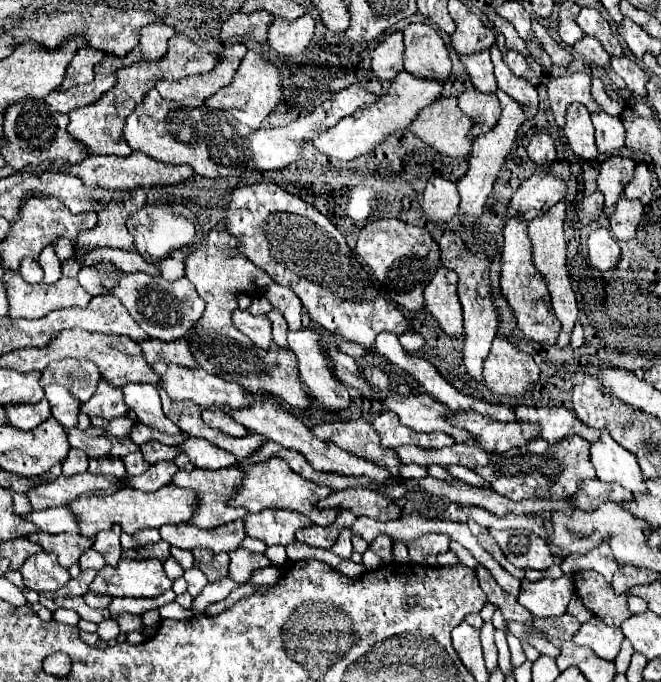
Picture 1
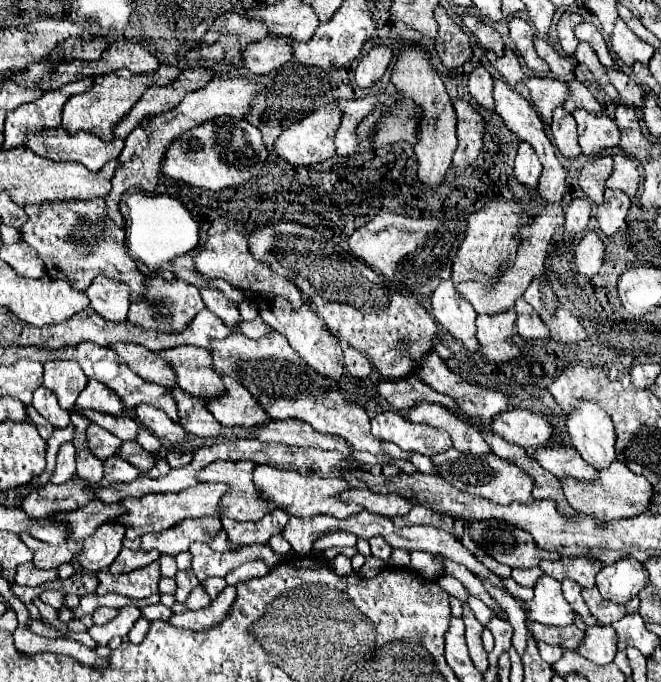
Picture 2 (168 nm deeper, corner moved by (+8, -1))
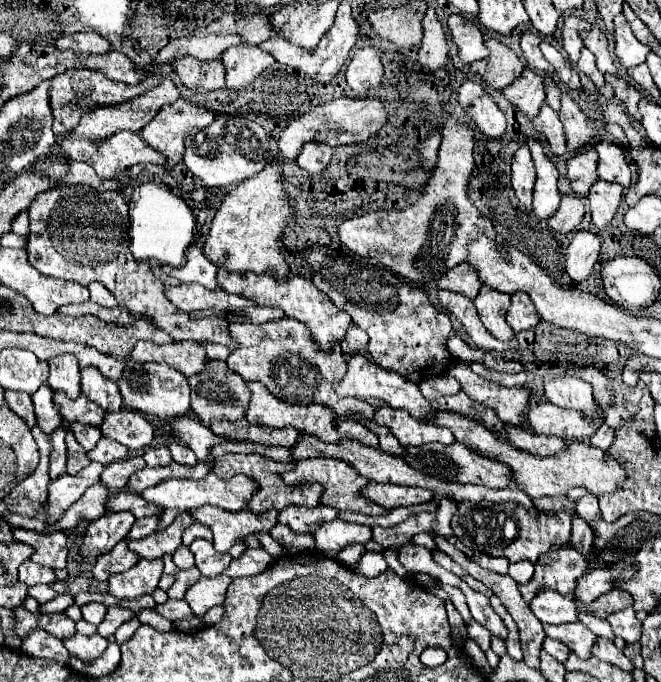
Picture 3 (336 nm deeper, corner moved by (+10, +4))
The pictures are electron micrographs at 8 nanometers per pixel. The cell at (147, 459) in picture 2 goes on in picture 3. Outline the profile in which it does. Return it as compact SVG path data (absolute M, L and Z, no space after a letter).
M102 438L94 450L88 452L90 454L90 460L96 460L100 464L112 464L112 462L118 462L118 460L126 460L130 456L128 448L118 444L116 440L110 440L110 438Z

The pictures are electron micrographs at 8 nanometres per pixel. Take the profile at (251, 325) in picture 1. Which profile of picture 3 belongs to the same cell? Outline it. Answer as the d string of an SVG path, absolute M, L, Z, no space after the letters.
M192 244L186 250L186 264L182 268L166 268L162 266L162 270L168 276L178 278L180 282L196 282L202 284L204 288L212 288L212 290L222 290L222 286L218 286L216 282L216 266L206 260L206 256L202 254L202 246L200 244Z

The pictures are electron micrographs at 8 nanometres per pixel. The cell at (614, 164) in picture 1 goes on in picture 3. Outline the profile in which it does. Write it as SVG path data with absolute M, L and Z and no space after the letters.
M594 148L588 152L580 152L568 160L566 174L572 190L578 196L588 196L590 186L598 180L596 166L598 166L598 152L594 152Z

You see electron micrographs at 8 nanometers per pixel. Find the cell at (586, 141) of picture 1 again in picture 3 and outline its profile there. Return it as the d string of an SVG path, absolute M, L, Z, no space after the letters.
M542 104L540 114L534 118L534 126L538 132L542 132L550 144L550 150L554 154L564 154L566 148L566 134L562 128L562 120L556 110L552 110L548 104Z

